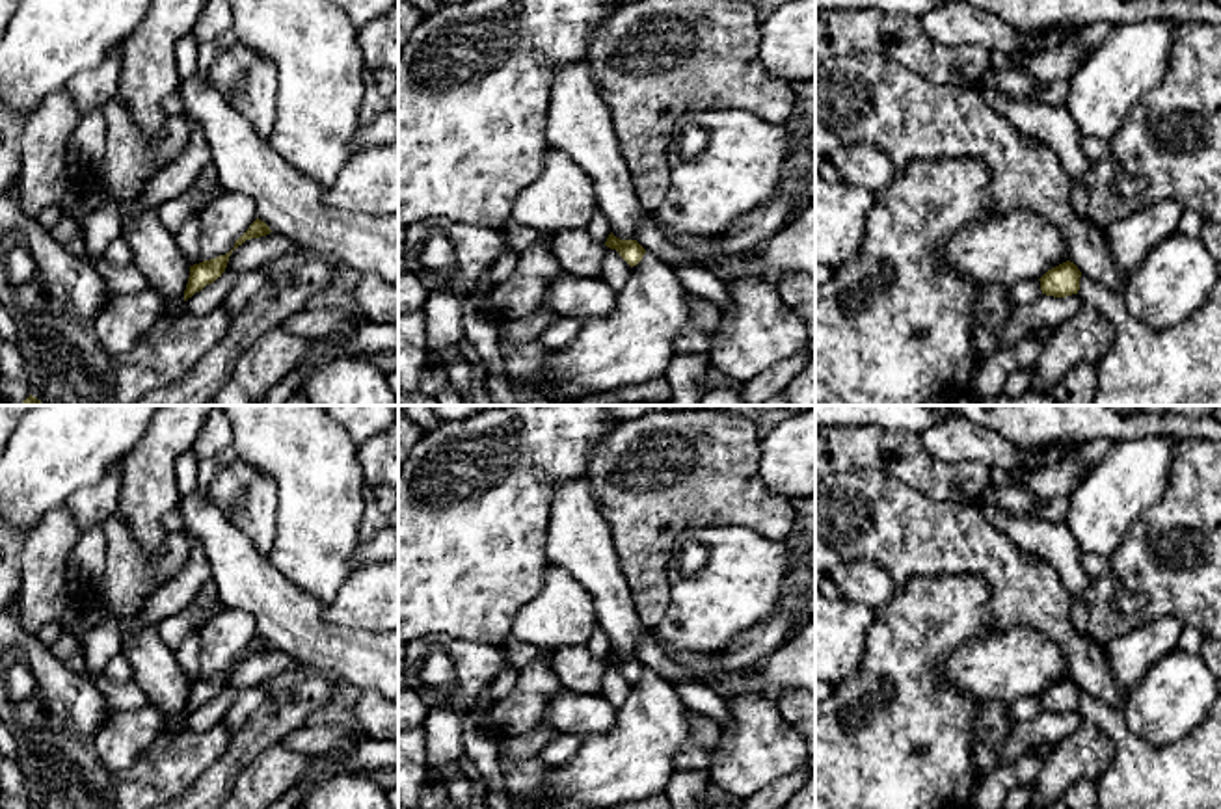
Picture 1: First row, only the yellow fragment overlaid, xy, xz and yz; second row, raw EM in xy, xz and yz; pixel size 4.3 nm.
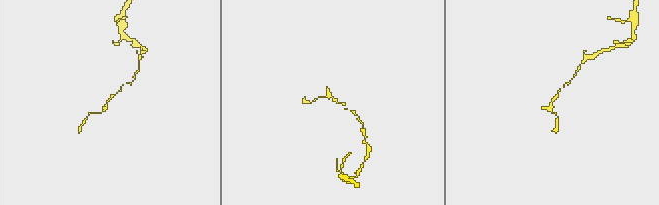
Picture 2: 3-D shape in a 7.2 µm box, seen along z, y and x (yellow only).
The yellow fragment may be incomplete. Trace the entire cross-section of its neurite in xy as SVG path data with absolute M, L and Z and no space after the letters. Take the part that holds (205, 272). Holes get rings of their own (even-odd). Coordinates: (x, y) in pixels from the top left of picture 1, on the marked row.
M233 249L210 260L190 266L190 277L184 290L184 301L195 292L203 290L207 285L214 283L227 268Z

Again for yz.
M1070 260L1048 270L1039 281L1046 296L1067 298L1078 294L1081 272Z

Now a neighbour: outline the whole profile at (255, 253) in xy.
M270 232L261 238L246 240L242 245L233 249L227 268L236 275L244 272L262 270L266 264L275 262L300 249L292 240Z

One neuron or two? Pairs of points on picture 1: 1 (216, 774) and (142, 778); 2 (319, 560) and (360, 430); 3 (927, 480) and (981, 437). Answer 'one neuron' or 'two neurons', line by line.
1: two neurons
2: two neurons
3: two neurons

